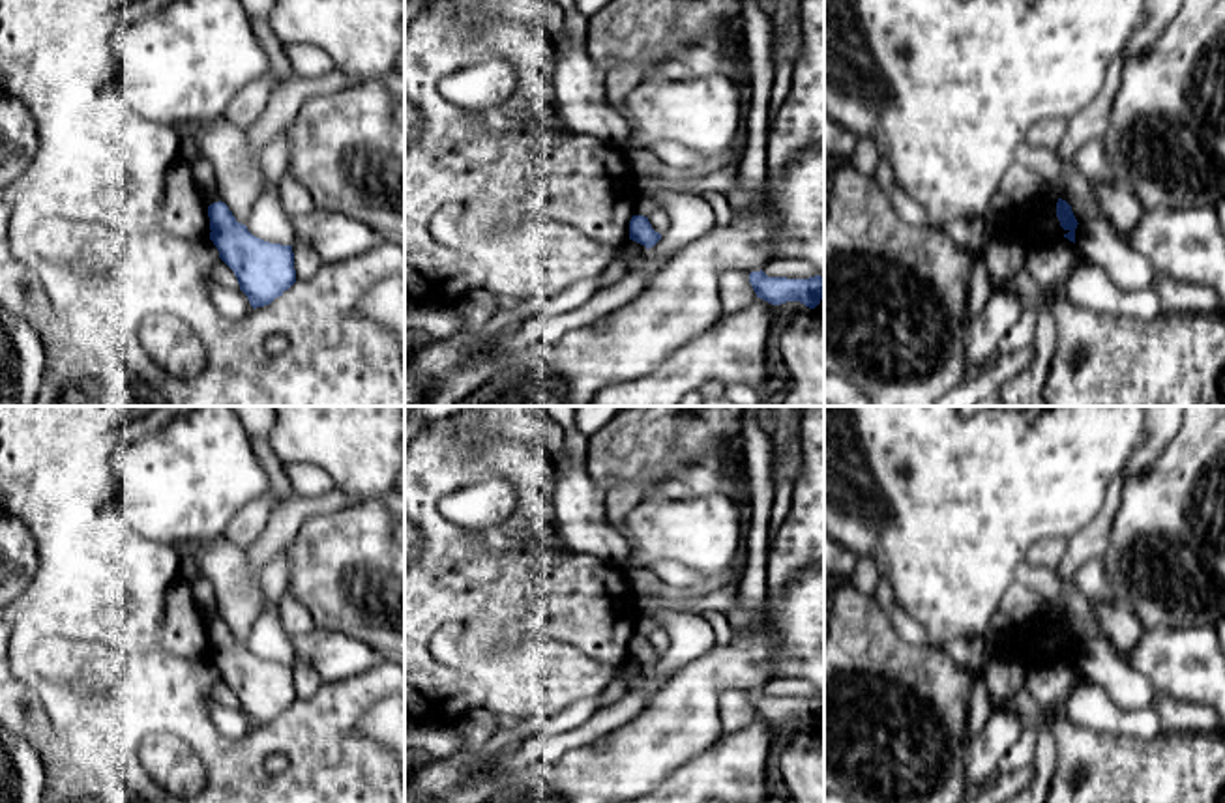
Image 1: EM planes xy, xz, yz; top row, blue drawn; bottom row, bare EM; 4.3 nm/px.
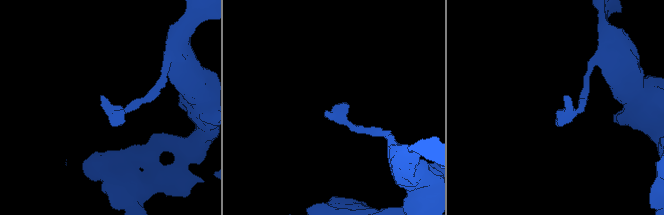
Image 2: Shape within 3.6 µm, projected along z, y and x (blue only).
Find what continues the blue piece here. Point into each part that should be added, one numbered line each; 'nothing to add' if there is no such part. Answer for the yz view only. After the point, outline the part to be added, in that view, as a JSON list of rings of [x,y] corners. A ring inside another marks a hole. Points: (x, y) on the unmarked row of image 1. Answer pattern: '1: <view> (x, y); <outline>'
nothing to add

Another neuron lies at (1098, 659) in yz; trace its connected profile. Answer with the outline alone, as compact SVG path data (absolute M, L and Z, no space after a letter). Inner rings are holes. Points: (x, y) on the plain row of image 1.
M1105 636L1079 642L1075 648L1075 664L1086 681L1101 687L1120 708L1143 709L1152 706L1154 685Z

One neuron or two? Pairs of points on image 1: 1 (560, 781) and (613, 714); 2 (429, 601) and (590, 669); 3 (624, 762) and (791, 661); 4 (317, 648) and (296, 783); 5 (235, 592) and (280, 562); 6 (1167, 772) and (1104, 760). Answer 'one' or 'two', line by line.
1: two
2: two
3: two
4: two
5: two
6: one

